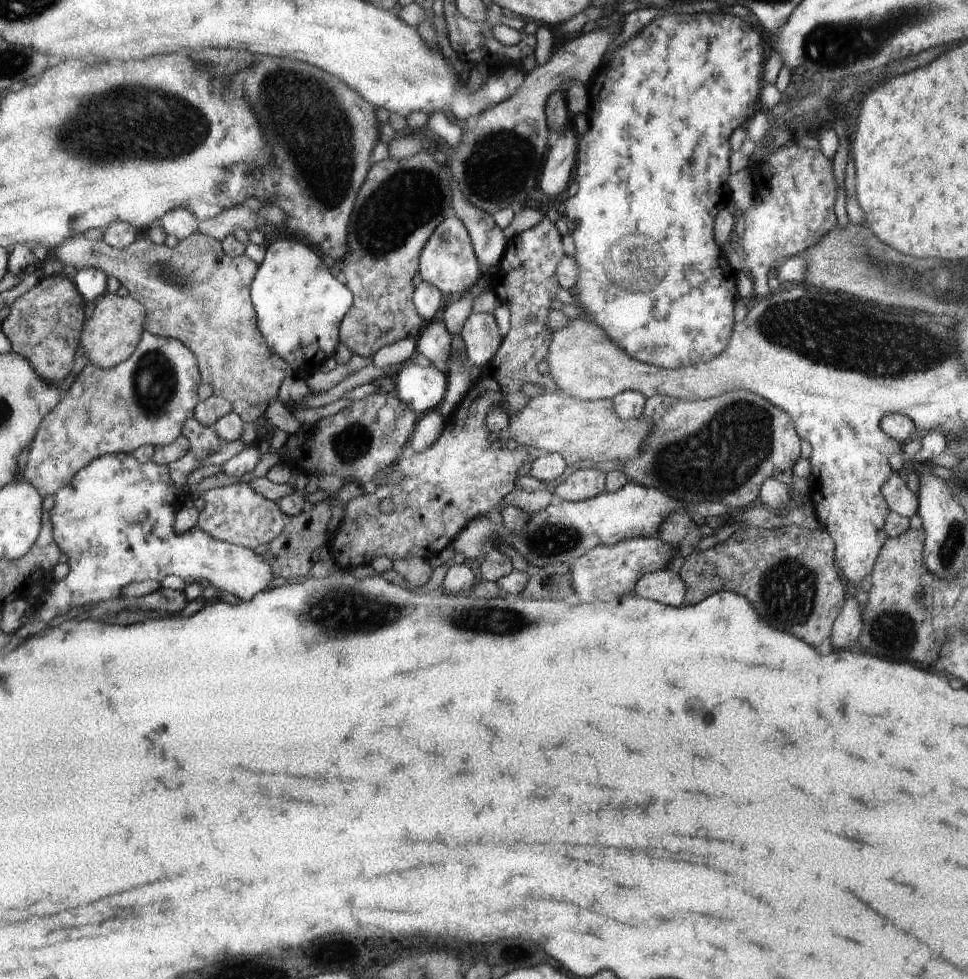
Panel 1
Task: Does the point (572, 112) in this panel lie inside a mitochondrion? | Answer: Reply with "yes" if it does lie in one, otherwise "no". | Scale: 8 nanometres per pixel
no

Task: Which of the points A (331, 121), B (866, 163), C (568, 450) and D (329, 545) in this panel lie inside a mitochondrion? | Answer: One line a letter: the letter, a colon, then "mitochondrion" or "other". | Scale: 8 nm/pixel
A: mitochondrion
B: other
C: other
D: other

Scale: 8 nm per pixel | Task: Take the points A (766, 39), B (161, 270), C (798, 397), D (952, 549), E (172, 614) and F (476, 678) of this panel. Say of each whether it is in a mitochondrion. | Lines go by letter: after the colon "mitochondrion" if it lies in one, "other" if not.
A: other
B: mitochondrion
C: other
D: mitochondrion
E: other
F: other

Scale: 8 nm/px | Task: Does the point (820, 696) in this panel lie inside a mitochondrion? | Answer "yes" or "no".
no

